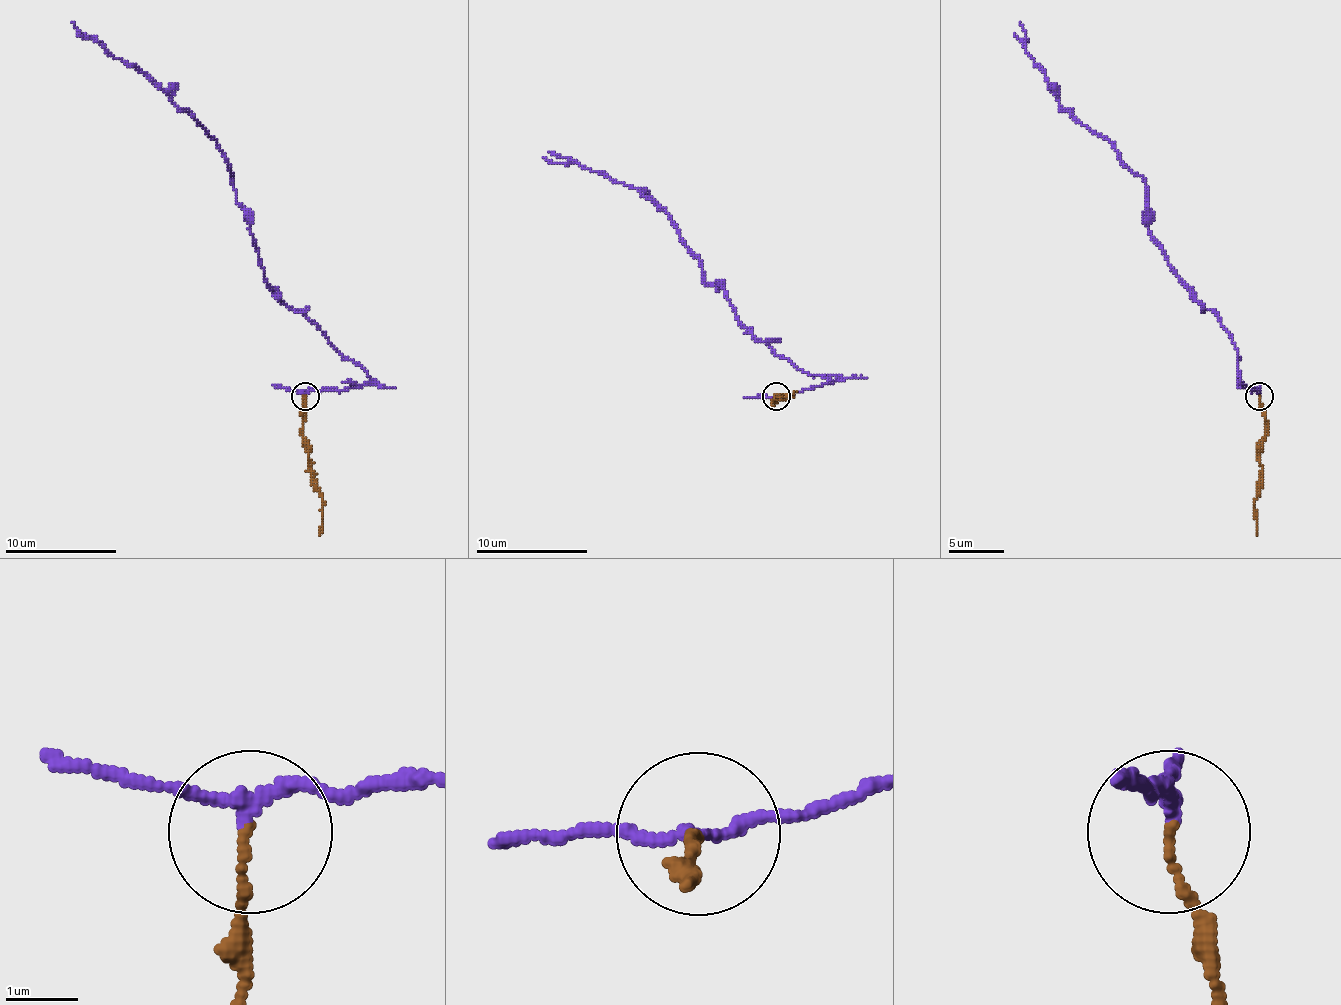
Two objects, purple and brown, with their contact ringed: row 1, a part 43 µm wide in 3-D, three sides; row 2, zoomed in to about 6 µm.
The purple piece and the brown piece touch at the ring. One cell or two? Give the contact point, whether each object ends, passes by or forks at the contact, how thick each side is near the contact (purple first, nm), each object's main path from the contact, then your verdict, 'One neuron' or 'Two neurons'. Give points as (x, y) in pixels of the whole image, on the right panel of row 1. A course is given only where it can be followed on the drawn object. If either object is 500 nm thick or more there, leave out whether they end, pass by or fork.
Place: (1259, 396). At the ring purple passes by. At the ring brown ends. Thickness 160 nm (purple) against 110 nm. Course of purple: (1260, 396), (1240, 376), (1232, 334), (1181, 281), (1148, 228), (1145, 181), (1050, 92), (1025, 50), (1020, 22). Course of brown: (1260, 396), (1265, 440), (1260, 454), (1262, 479), (1254, 499), (1257, 535). Two neurons

